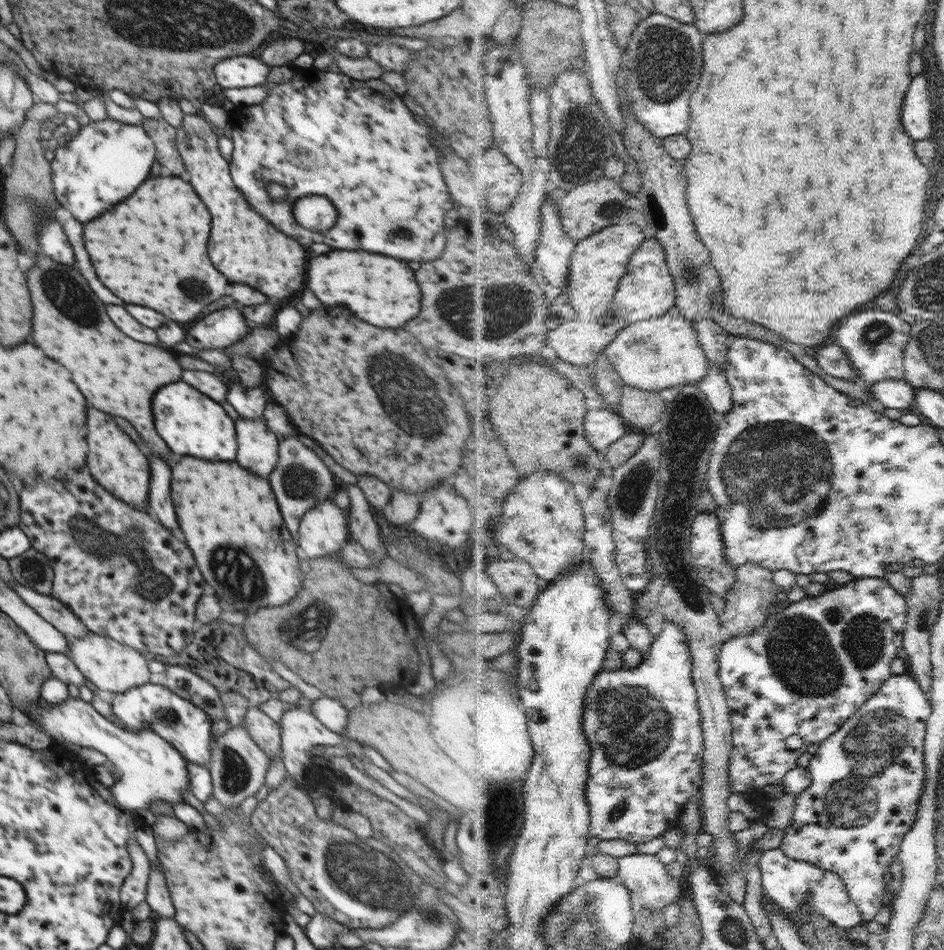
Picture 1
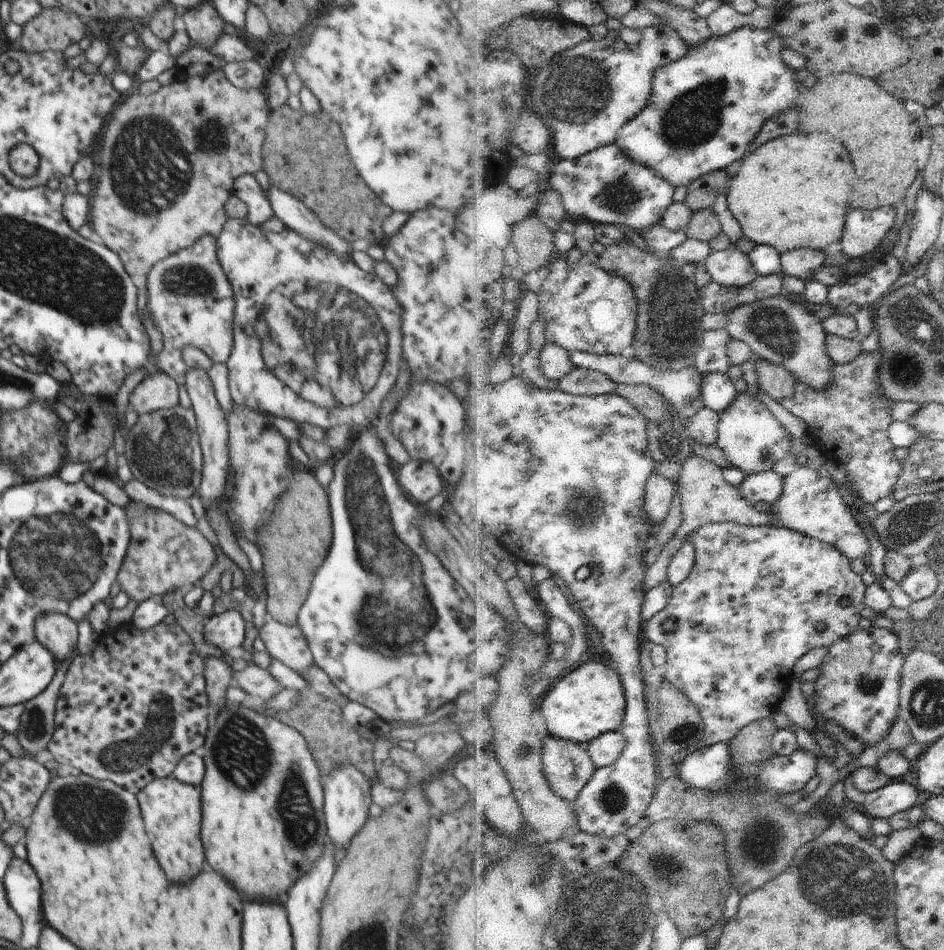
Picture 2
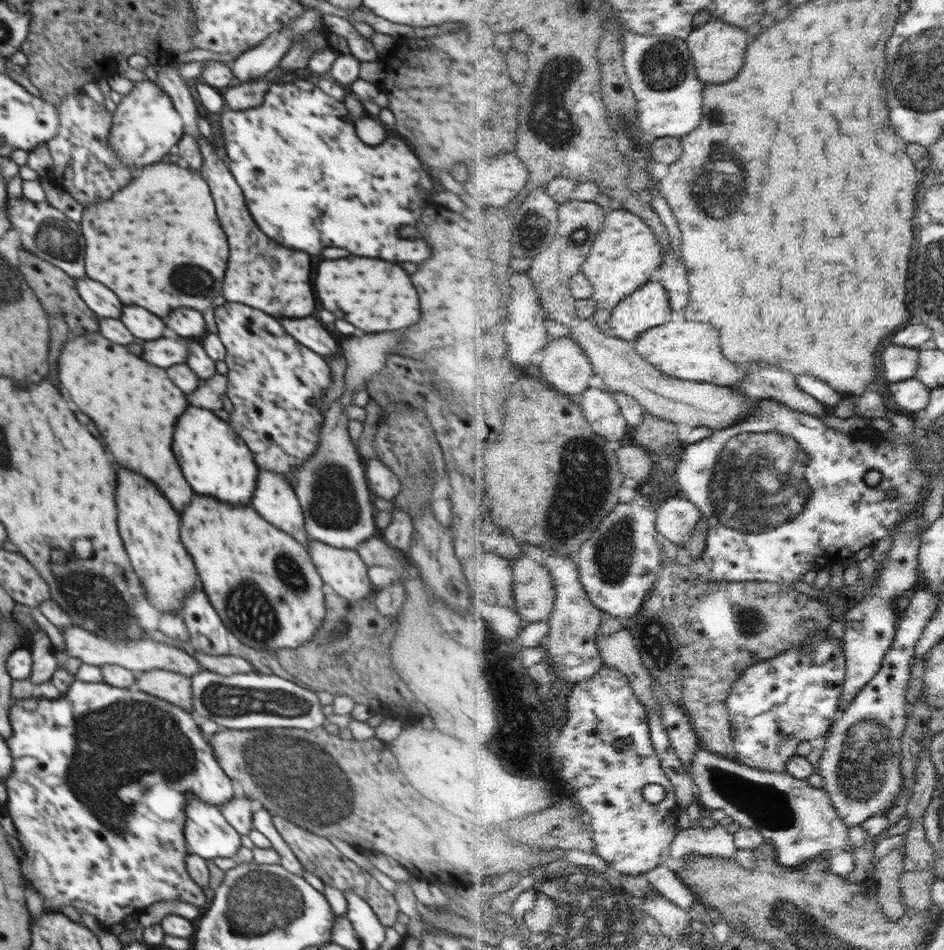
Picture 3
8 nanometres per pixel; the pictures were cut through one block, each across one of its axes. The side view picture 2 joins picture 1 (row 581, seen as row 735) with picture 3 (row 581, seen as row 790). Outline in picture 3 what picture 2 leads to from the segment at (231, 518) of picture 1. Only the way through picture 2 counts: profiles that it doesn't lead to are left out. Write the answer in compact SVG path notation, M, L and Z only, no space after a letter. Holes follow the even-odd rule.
M195 493L180 516L181 541L194 562L204 593L229 632L246 646L257 650L270 648L272 653L279 649L292 651L312 639L327 611L324 604L327 587L318 575L306 545L264 520L250 504L233 506Z

